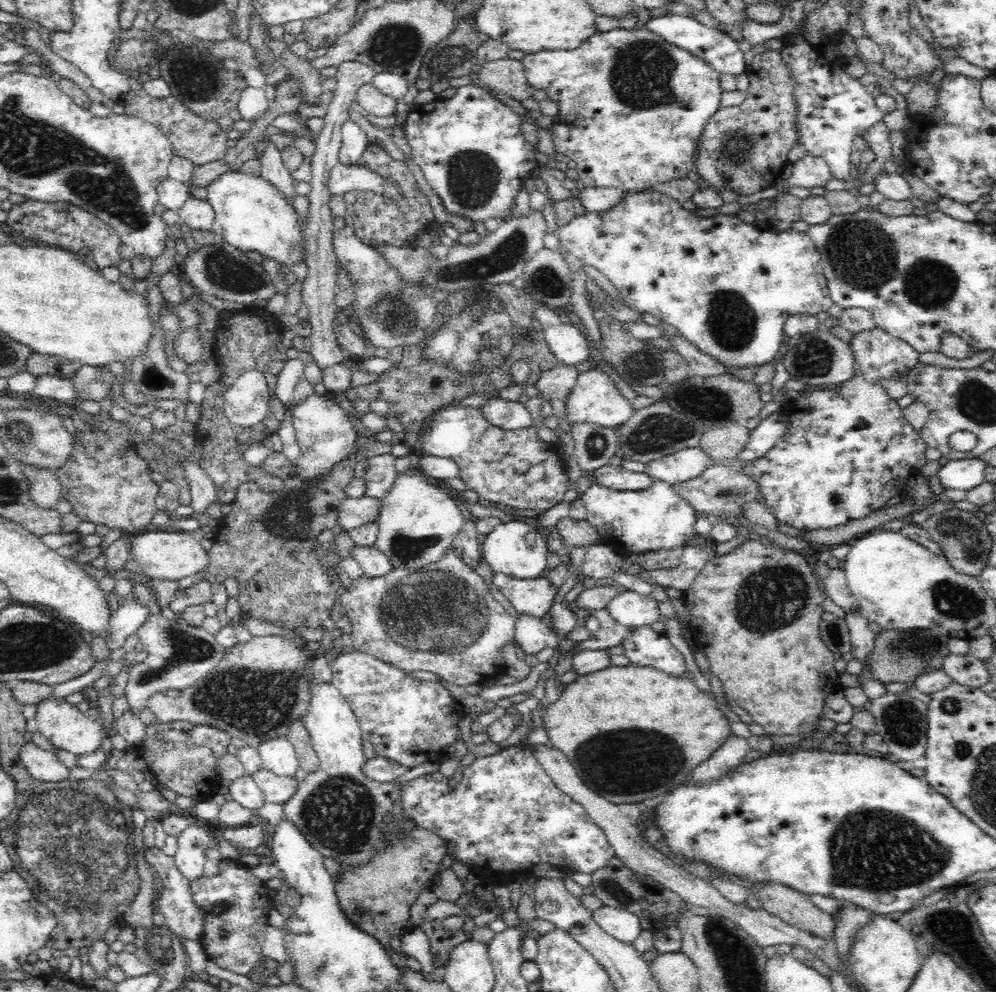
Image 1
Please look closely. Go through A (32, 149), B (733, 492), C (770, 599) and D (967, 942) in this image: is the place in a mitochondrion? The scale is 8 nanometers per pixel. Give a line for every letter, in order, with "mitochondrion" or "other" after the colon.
A: mitochondrion
B: mitochondrion
C: mitochondrion
D: other

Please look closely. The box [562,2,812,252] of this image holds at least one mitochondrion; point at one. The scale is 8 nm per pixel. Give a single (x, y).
(642, 75)

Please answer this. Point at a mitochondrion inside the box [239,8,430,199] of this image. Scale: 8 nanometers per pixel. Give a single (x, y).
(397, 46)

